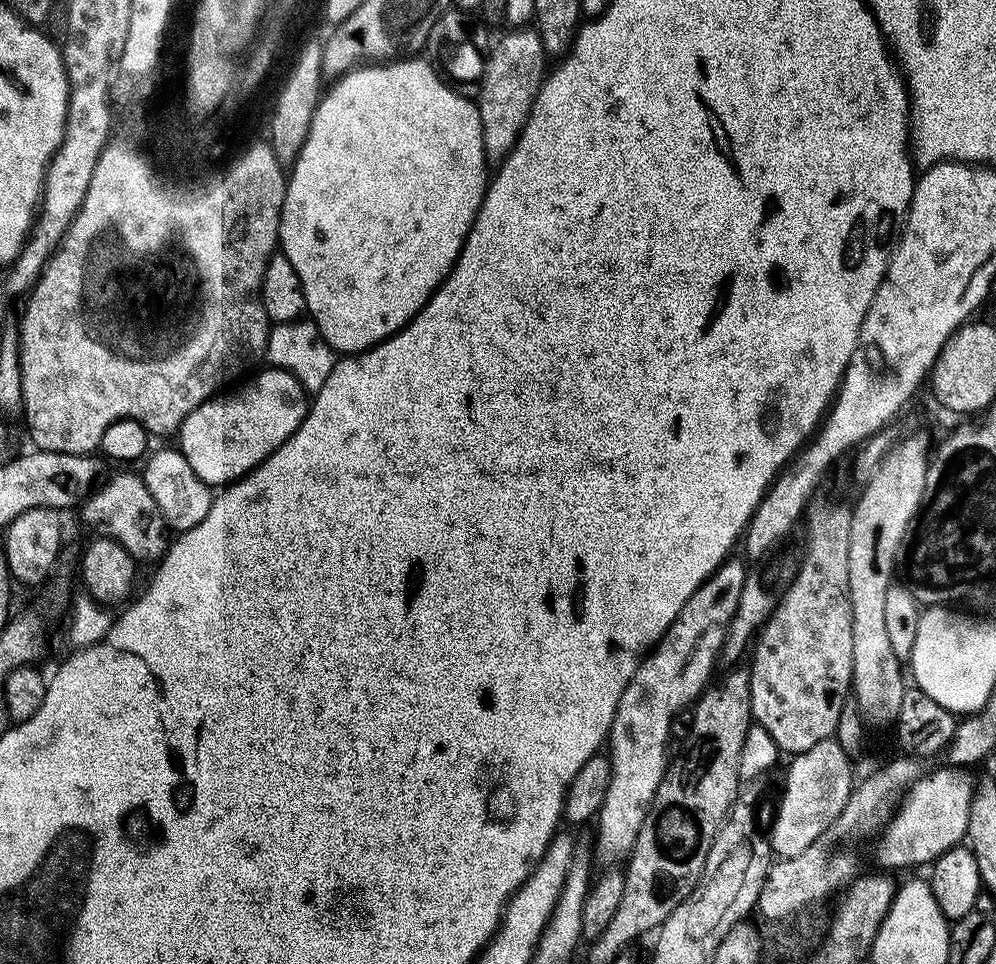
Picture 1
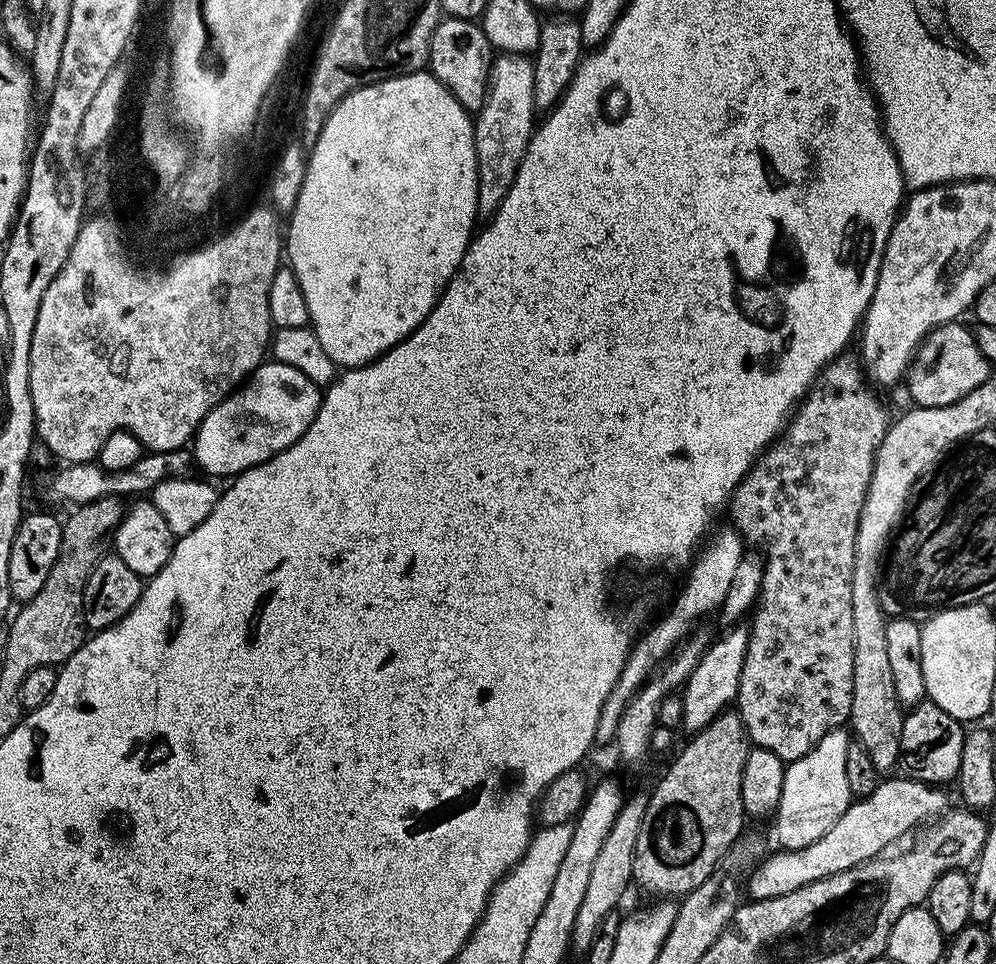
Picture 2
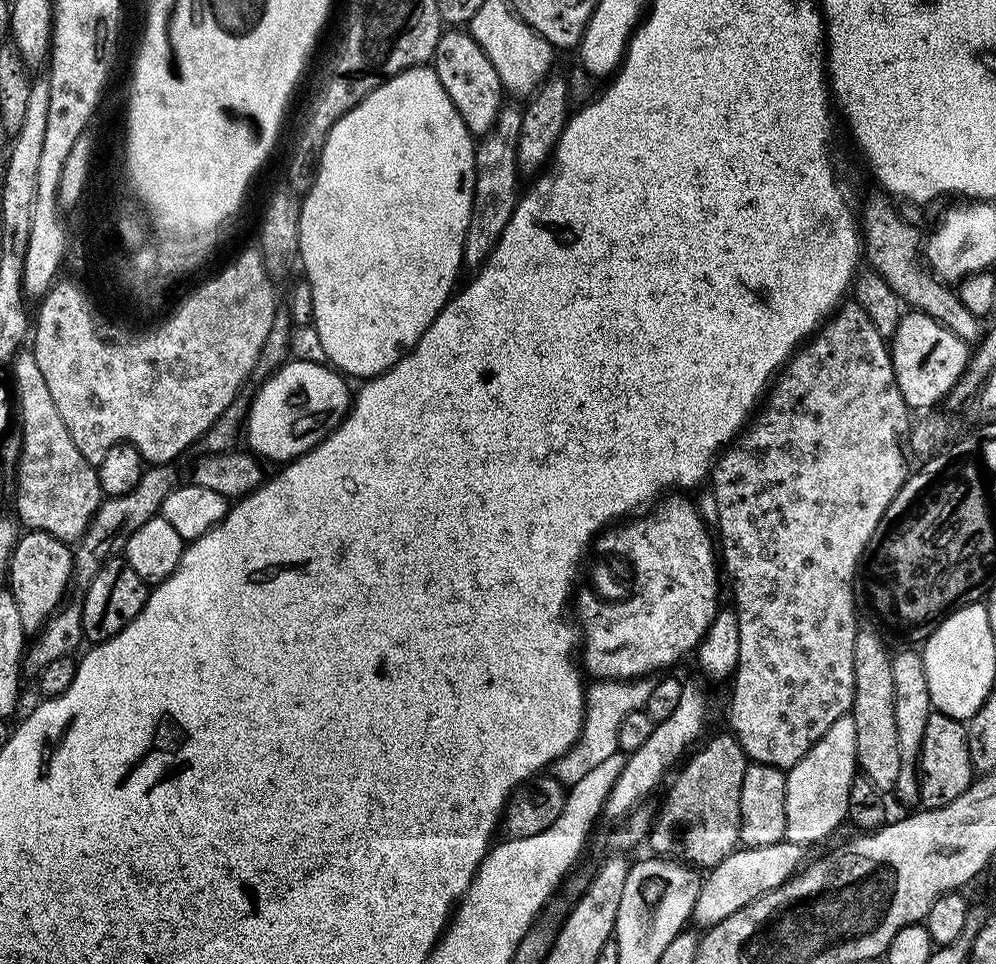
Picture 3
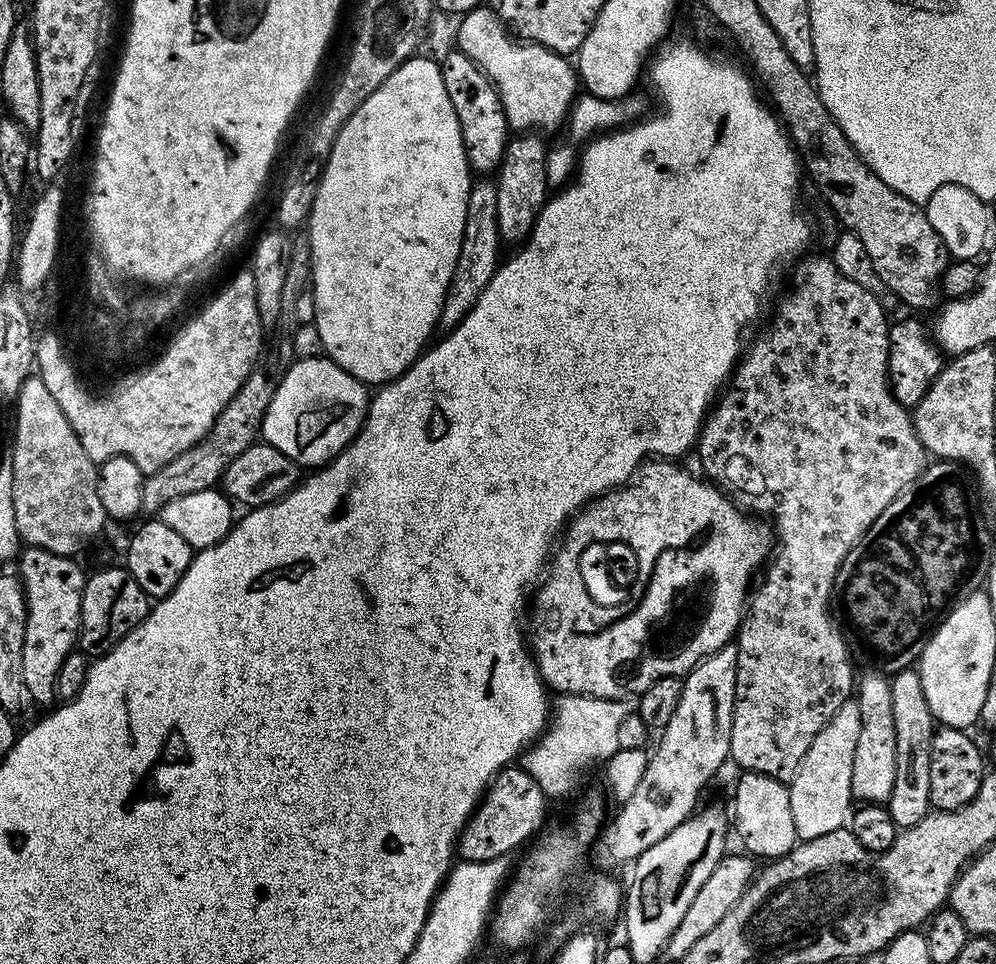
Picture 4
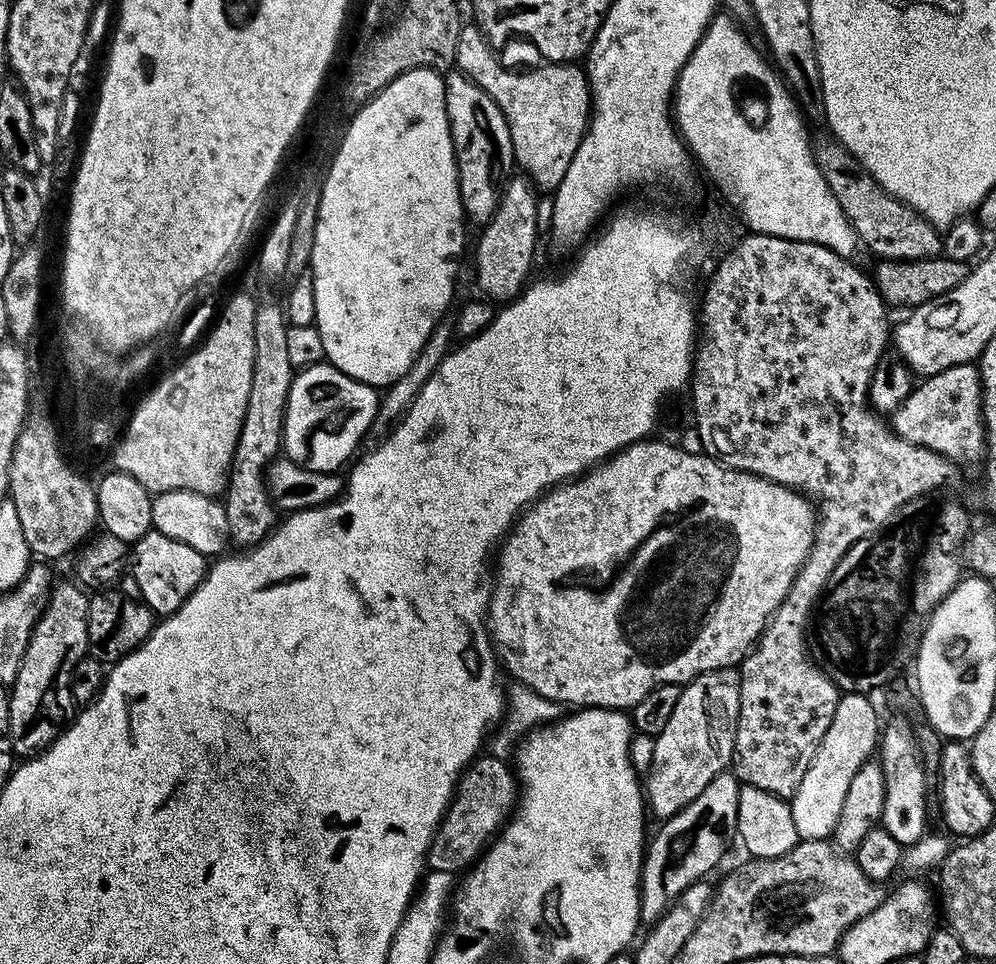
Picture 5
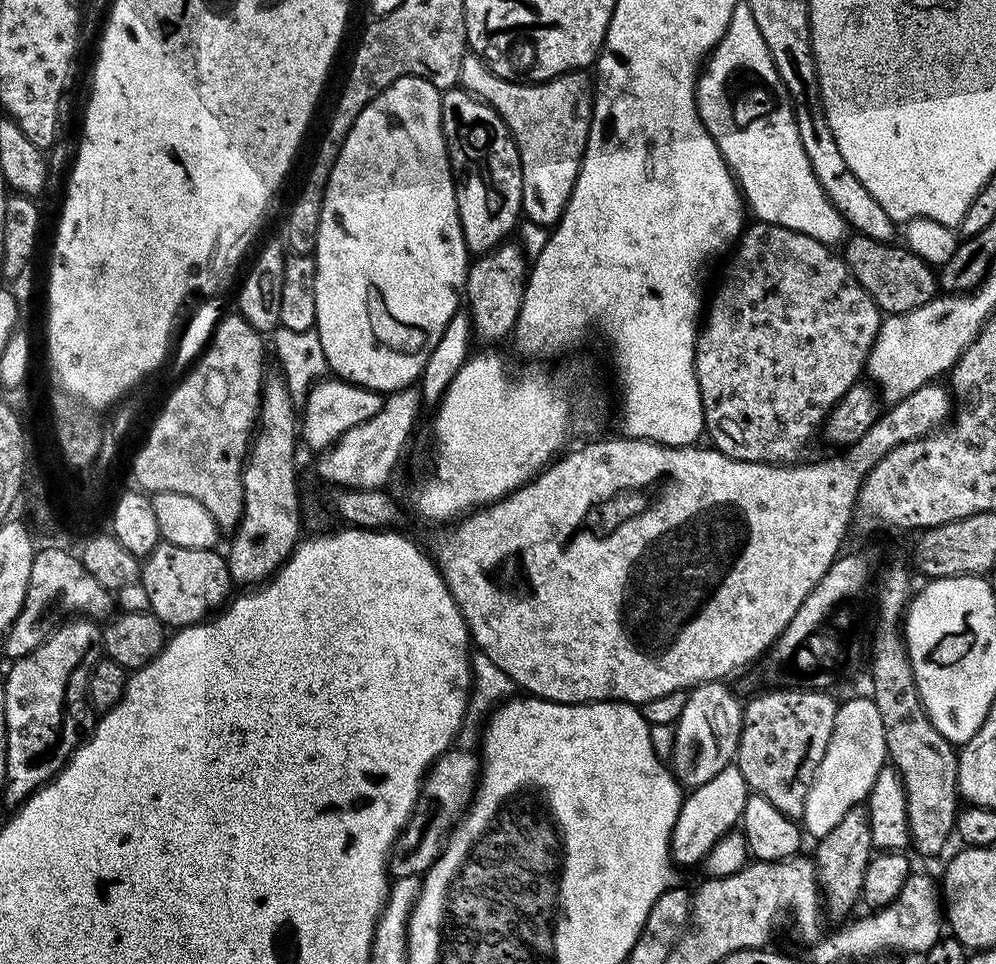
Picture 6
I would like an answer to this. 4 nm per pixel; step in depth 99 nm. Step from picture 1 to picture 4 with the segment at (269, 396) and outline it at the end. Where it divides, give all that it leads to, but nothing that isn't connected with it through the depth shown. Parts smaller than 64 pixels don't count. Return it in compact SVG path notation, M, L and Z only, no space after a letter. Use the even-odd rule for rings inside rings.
M320 356L297 359L289 363L287 368L288 373L275 385L272 401L264 415L263 443L282 450L286 458L290 458L298 465L323 466L333 460L360 433L364 416L368 413L369 389L361 381L355 380L346 370L339 368L332 360Z

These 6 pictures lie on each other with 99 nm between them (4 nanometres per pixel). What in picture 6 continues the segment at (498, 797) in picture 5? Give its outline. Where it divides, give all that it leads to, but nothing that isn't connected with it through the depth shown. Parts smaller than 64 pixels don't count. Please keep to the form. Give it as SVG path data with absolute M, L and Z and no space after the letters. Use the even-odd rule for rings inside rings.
M455 747L449 748L432 763L420 786L416 809L388 854L388 871L393 877L423 877L428 867L439 858L444 843L448 841L449 832L455 828L461 815L468 811L472 797L476 795L481 767L481 757L475 751L467 752Z

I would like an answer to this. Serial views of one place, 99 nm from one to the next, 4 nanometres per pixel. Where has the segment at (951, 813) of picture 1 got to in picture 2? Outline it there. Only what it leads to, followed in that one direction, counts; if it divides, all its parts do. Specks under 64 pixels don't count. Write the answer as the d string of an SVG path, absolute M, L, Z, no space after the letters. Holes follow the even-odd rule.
M892 778L881 779L874 794L849 804L842 818L838 818L838 822L834 822L834 826L830 826L830 830L826 830L822 838L810 842L810 846L776 850L773 856L765 855L759 861L761 864L753 870L748 888L746 884L747 895L753 900L778 898L810 882L818 882L830 874L838 874L867 860L875 860L885 850L891 849L888 847L895 840L902 839L907 832L915 833L921 825L939 817L949 807L948 796L943 787L924 784L911 778L888 779Z

